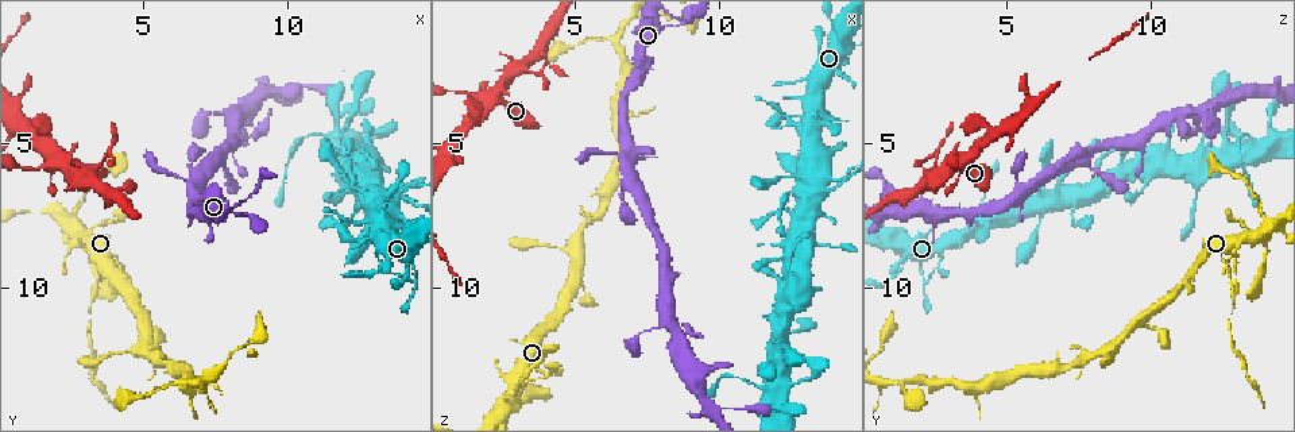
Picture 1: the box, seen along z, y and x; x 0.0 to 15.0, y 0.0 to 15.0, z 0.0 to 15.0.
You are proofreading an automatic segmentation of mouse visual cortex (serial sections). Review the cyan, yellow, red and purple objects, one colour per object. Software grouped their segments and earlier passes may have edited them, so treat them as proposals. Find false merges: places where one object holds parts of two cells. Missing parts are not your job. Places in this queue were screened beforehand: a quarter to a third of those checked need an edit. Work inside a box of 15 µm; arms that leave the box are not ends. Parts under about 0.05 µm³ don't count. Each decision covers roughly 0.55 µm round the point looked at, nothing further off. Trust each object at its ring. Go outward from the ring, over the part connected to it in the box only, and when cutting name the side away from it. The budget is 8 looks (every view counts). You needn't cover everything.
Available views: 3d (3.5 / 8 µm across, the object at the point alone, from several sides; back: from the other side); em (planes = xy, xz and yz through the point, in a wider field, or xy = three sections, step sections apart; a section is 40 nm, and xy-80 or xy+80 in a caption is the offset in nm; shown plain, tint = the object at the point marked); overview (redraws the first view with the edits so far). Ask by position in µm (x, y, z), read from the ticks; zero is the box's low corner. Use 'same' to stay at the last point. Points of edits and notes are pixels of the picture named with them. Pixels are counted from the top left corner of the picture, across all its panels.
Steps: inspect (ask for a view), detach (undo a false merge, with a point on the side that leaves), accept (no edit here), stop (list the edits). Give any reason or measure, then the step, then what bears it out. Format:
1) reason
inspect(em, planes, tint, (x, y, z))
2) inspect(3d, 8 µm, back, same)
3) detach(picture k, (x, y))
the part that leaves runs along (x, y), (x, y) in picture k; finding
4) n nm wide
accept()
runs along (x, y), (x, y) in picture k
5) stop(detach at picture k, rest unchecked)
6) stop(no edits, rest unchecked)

thick turns thin
inspect(3d, 8 µm, (11.3, 4.7, 13.4))

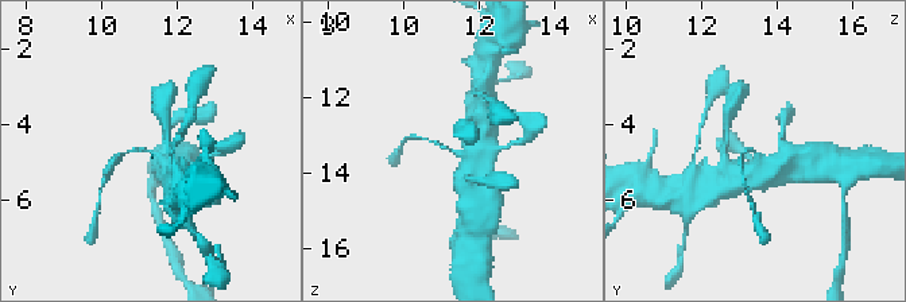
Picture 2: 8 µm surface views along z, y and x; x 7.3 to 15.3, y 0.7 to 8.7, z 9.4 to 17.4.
inspect(3d, 3.5 µm, (11.2, 4.8, 13.4))

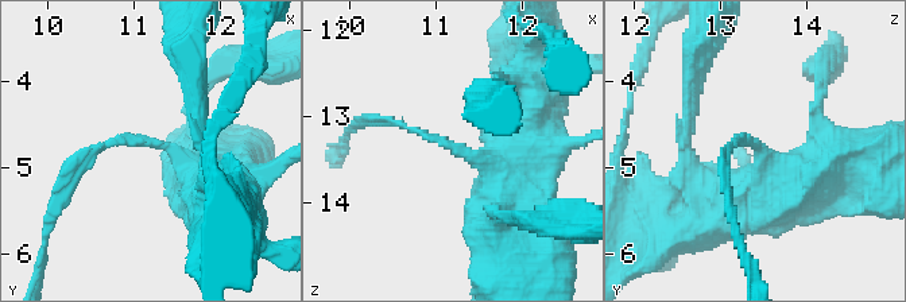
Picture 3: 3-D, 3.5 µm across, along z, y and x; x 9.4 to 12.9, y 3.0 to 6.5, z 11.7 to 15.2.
arms of 100, 600 nm
accept()
one cell here

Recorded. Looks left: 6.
inspect(3d, 3.5 µm, back, (8.8, 4.5, 11.6))

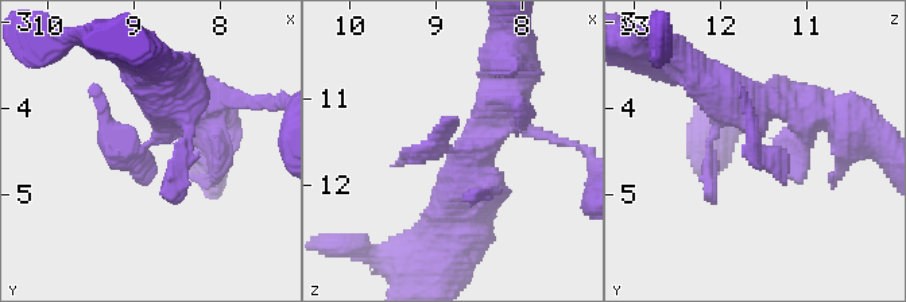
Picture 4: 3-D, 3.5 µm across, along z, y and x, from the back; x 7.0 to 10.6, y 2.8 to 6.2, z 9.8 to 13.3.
now the EM
inspect(em, xy, step 2, tint, (8.80, 4.35, 11.60))

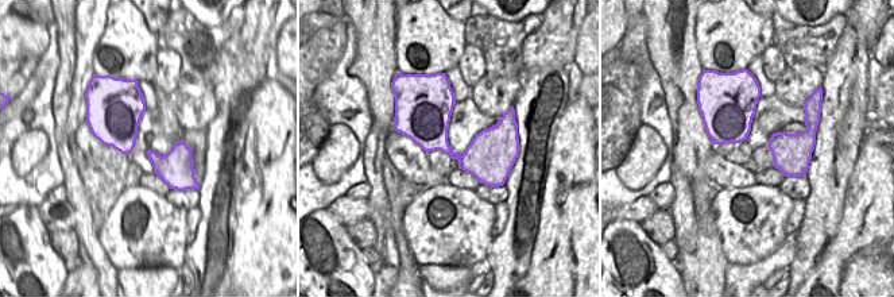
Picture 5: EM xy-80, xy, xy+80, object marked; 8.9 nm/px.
340 nm wide
detach(picture 4, (104, 117))
the part that leaves runs along (142, 150), (92, 92) in picture 4; a second cell is stuck on

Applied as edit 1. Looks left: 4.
calibre changes
inspect(3d, 8 µm, (3.6, 9.3, 12.7))

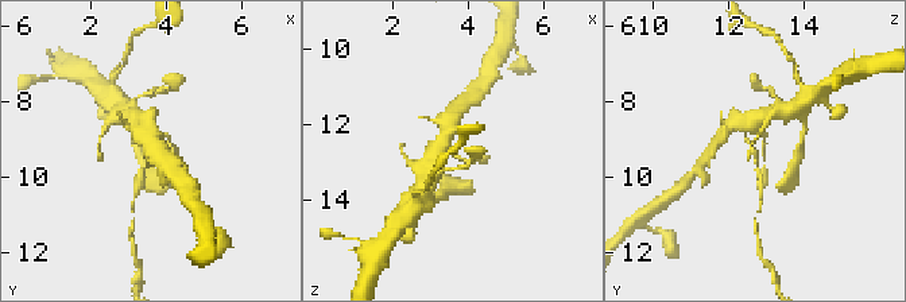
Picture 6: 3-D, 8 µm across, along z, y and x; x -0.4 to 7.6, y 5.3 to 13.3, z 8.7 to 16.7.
zoom in
inspect(3d, 3.5 µm, back, same)

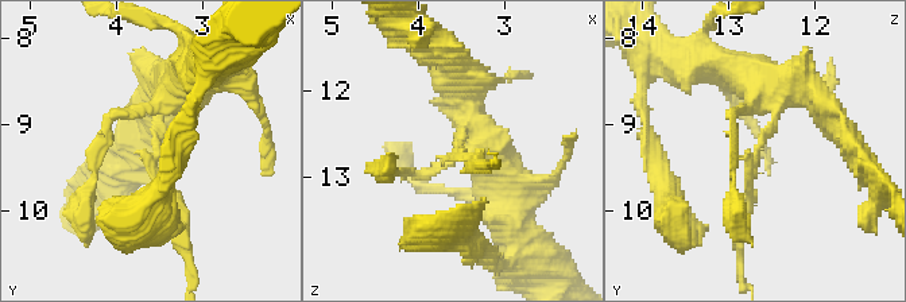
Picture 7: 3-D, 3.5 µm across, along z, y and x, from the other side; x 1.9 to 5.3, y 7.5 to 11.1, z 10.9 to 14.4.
arms of 150, 300 nm; need the tissue
inspect(em, planes, tint, (3.50, 9.40, 12.75))

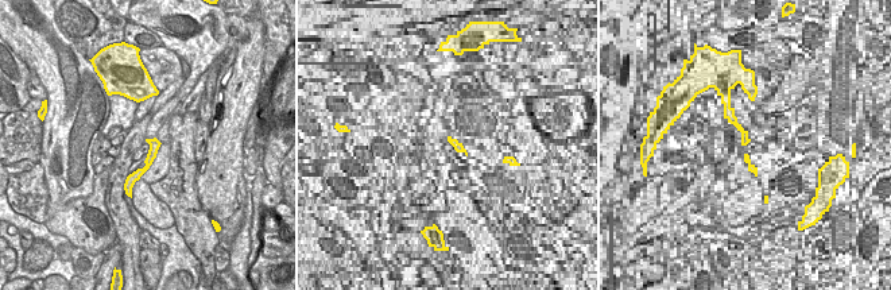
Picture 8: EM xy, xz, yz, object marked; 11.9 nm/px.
detach(picture 7, (185, 213))
a second cell is stuck on

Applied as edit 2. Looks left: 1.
stop(detach at picture 4, detach at picture 7, rest unchecked)

